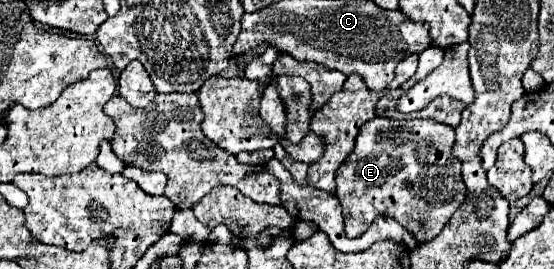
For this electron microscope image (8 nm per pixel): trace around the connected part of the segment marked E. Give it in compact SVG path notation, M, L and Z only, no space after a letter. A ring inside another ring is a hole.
M375 116L373 120L365 122L357 134L353 152L337 170L335 196L343 206L345 234L349 238L361 236L371 226L371 222L375 222L375 218L387 216L397 220L403 228L411 230L415 238L419 238L419 242L435 238L465 198L465 186L461 180L461 160L451 154L453 142L455 128L435 120L393 120L385 116Z

